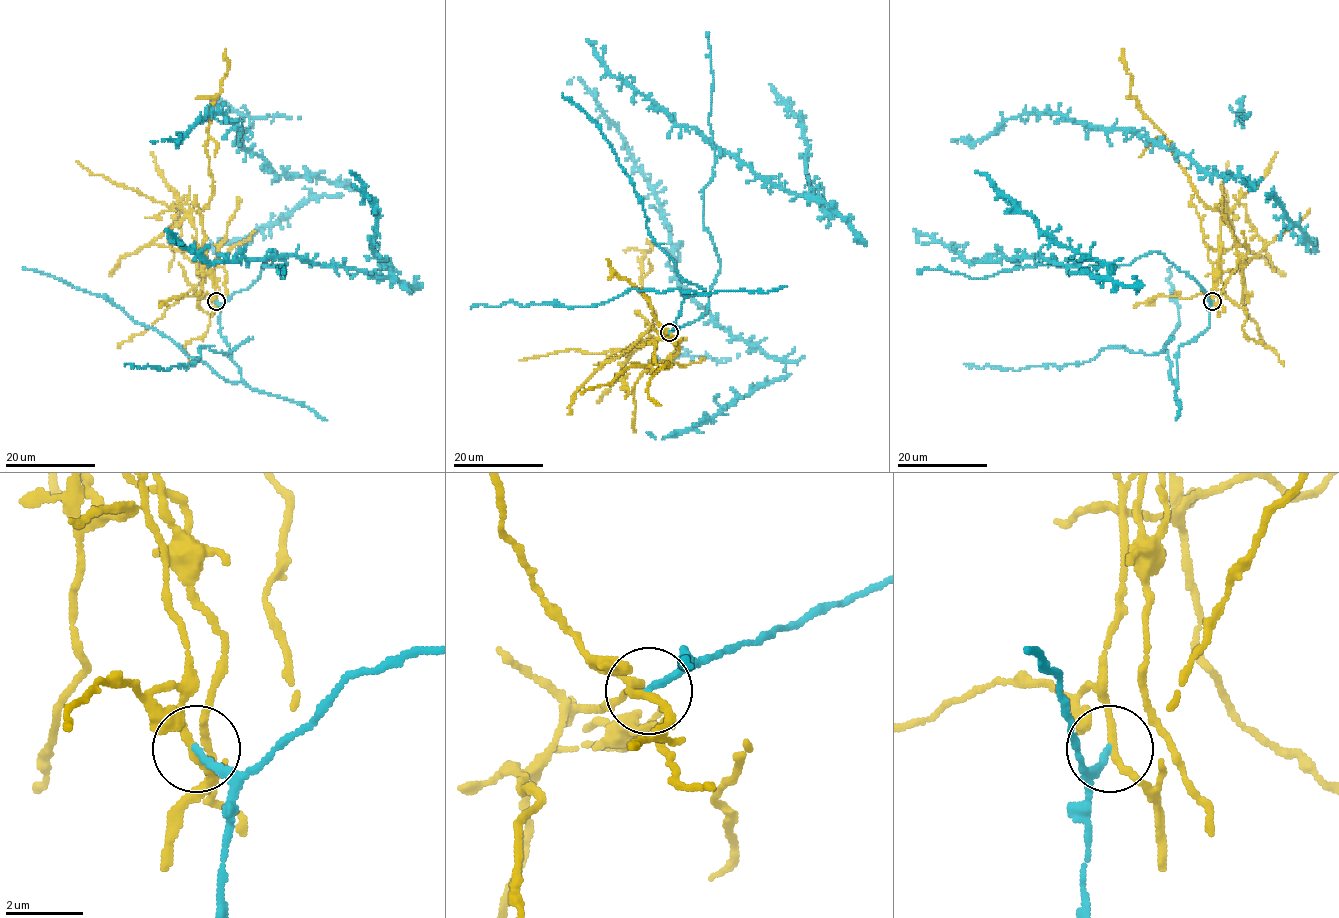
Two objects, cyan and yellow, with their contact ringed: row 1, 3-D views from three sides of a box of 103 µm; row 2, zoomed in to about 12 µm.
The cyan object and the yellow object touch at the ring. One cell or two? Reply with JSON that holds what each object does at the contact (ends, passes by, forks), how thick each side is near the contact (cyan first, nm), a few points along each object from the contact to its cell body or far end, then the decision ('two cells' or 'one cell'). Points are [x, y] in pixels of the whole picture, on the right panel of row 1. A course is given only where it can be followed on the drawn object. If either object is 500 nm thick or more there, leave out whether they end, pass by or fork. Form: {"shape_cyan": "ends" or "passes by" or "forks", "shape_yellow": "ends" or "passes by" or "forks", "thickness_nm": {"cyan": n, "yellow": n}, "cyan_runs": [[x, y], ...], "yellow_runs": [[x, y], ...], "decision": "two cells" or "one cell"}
{"shape_cyan": "ends", "shape_yellow": "passes by", "thickness_nm": {"cyan": 180, "yellow": 190}, "cyan_runs": [[1213, 301], [1160, 253], [1118, 265], [1039, 265], [1040, 255], [1092, 275], [1109, 268], [1056, 245], [975, 171]], "yellow_runs": [[1213, 301], [1224, 211], [1207, 207], [1200, 199], [1171, 143], [1131, 94], [1132, 79], [1121, 49]], "decision": "two cells"}

